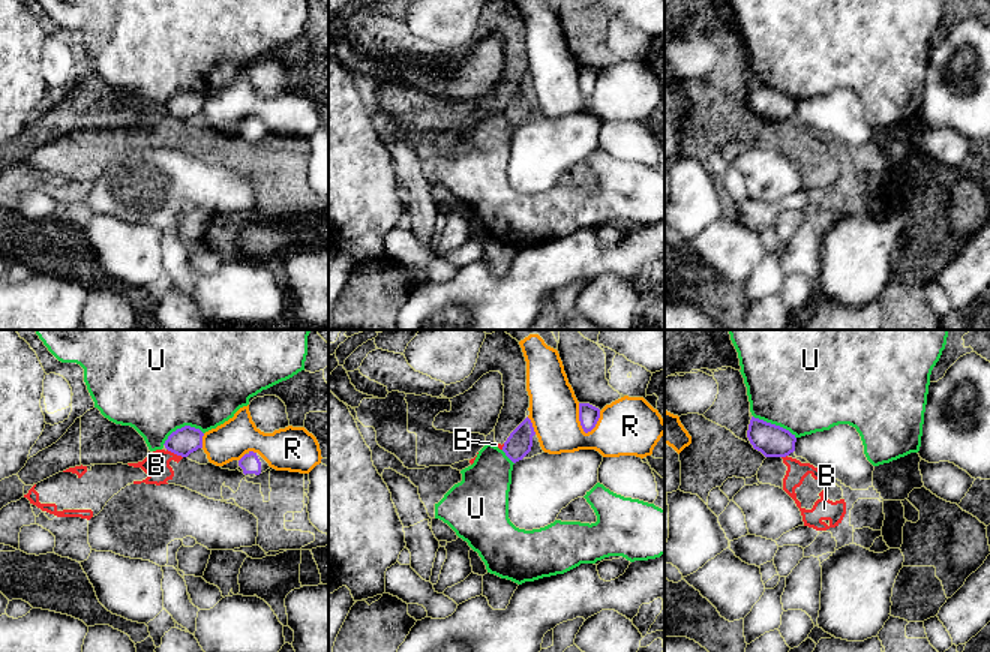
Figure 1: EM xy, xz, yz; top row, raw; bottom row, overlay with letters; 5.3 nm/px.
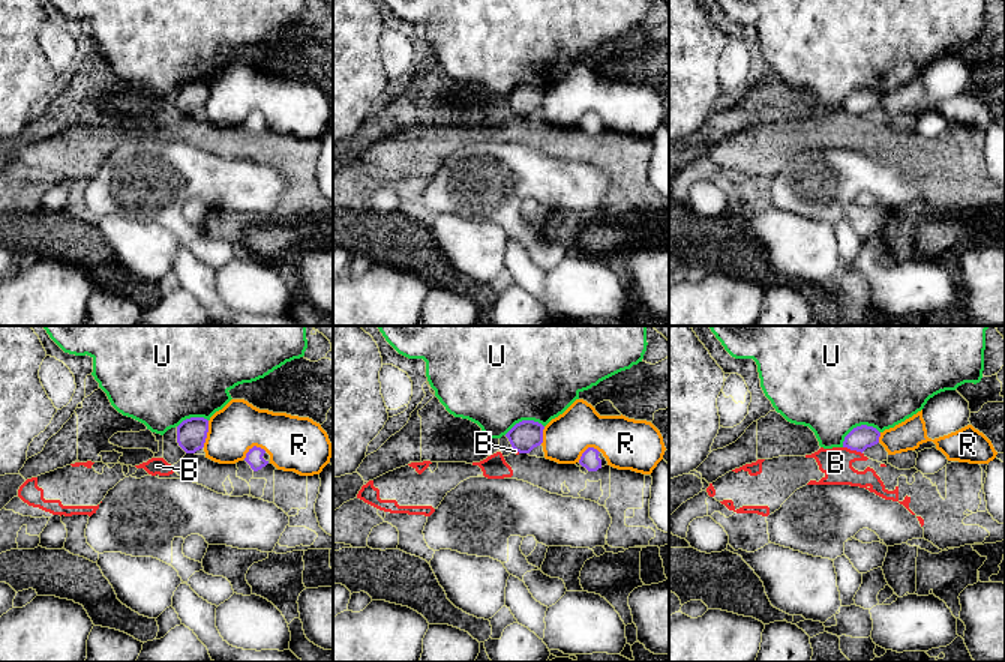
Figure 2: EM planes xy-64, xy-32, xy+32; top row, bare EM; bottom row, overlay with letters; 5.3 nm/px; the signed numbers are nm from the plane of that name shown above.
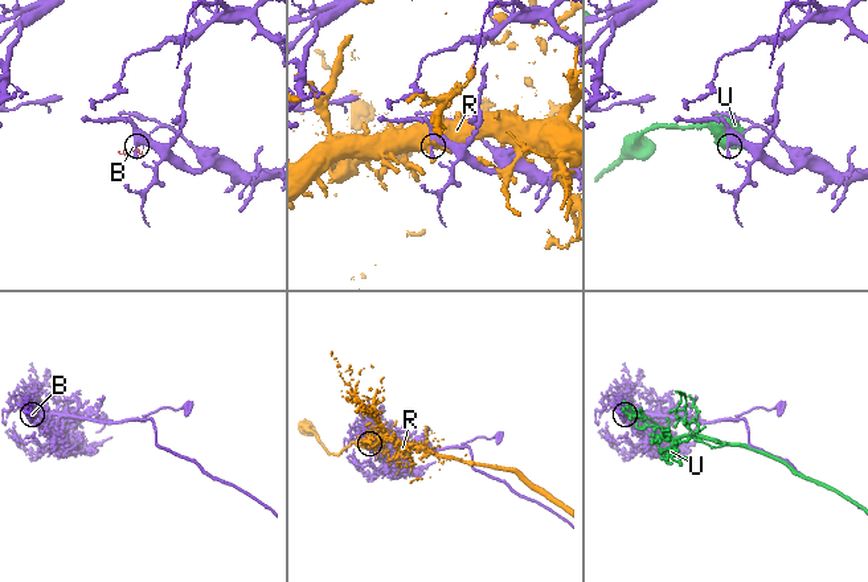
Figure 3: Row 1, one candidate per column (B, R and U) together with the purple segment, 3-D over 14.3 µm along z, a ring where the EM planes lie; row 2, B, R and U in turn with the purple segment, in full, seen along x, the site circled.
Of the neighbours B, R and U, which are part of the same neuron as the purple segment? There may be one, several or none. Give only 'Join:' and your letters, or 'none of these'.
Join: none of these

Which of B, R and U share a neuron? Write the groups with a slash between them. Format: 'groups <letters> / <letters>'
groups B / R / U

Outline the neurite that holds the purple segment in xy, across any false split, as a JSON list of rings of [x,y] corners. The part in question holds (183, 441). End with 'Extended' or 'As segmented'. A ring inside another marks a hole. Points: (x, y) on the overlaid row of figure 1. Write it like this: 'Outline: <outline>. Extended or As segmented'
Outline: [[[184,426],[172,432],[165,441],[165,448],[177,456],[188,457],[190,453],[202,448],[204,433],[200,429]]]. As segmented

